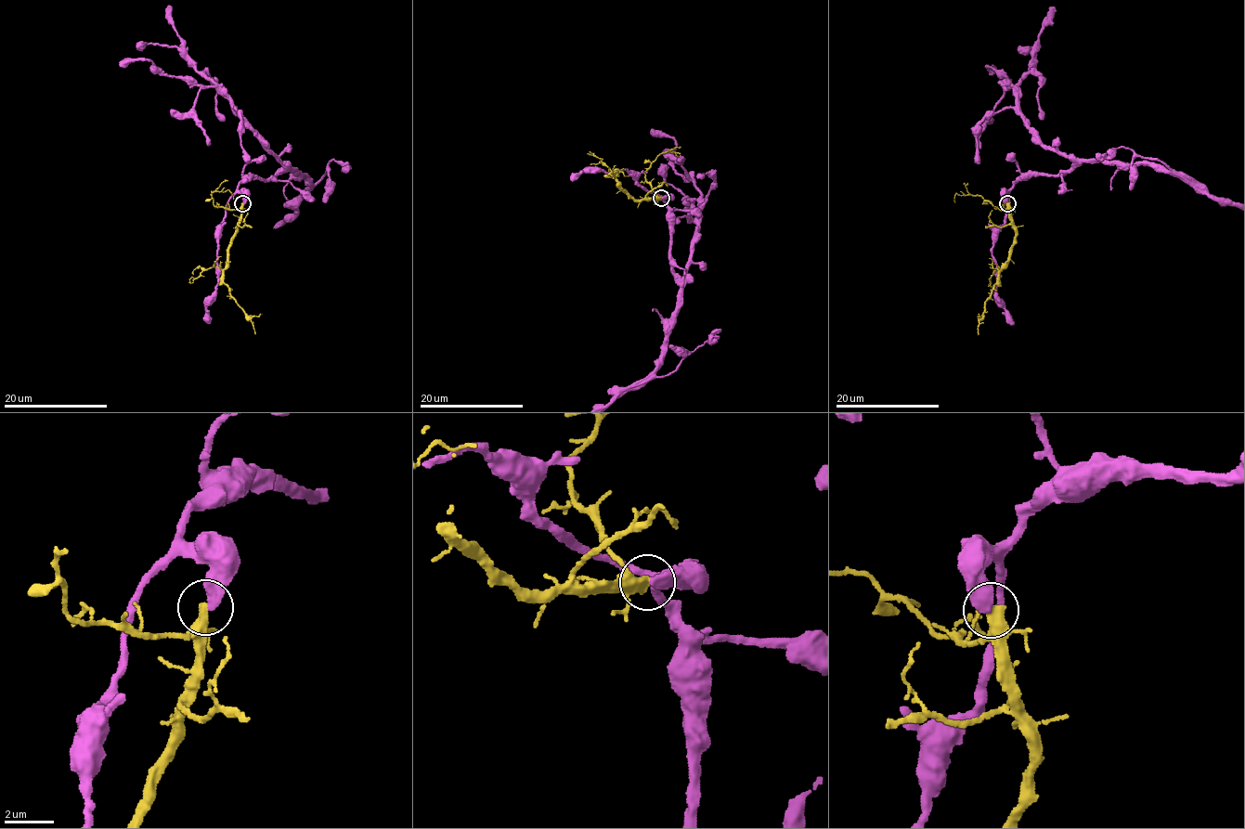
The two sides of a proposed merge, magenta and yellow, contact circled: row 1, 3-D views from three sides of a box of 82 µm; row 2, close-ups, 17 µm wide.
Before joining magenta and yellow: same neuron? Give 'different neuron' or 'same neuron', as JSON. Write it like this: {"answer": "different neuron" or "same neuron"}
{"answer": "different neuron"}

